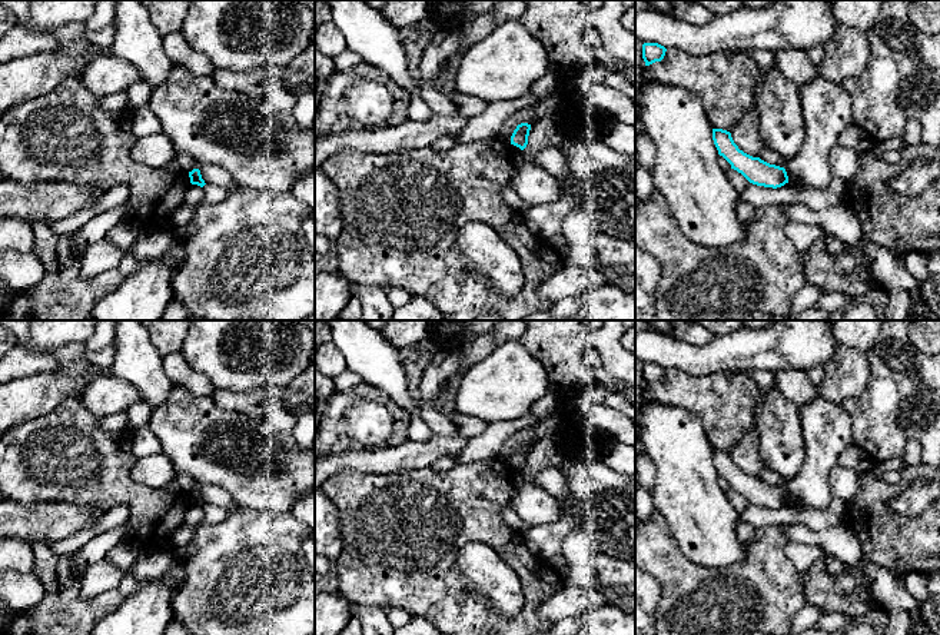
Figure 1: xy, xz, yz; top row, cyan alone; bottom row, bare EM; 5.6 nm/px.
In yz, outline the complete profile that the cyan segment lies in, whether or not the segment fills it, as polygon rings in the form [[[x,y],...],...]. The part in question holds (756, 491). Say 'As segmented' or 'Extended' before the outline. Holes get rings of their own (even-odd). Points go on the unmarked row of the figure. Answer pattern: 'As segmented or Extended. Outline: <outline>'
As segmented. Outline: [[[713,449],[713,461],[731,489],[741,493],[750,503],[764,508],[781,508],[788,503],[788,496],[784,488],[770,485],[760,478],[753,478],[734,463],[731,453],[723,449]]]

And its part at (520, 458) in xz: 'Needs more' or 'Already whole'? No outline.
Already whole

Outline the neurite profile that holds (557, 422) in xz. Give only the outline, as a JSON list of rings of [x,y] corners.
[[[562,412],[554,413],[549,418],[512,433],[505,439],[501,452],[496,459],[502,461],[511,471],[511,481],[514,489],[519,489],[524,482],[522,471],[511,463],[511,456],[518,445],[528,443],[534,445],[542,438],[557,436],[559,432],[567,429],[567,419]]]

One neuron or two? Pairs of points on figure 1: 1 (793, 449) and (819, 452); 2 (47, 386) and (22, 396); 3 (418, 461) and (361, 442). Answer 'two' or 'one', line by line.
1: two
2: one
3: two

